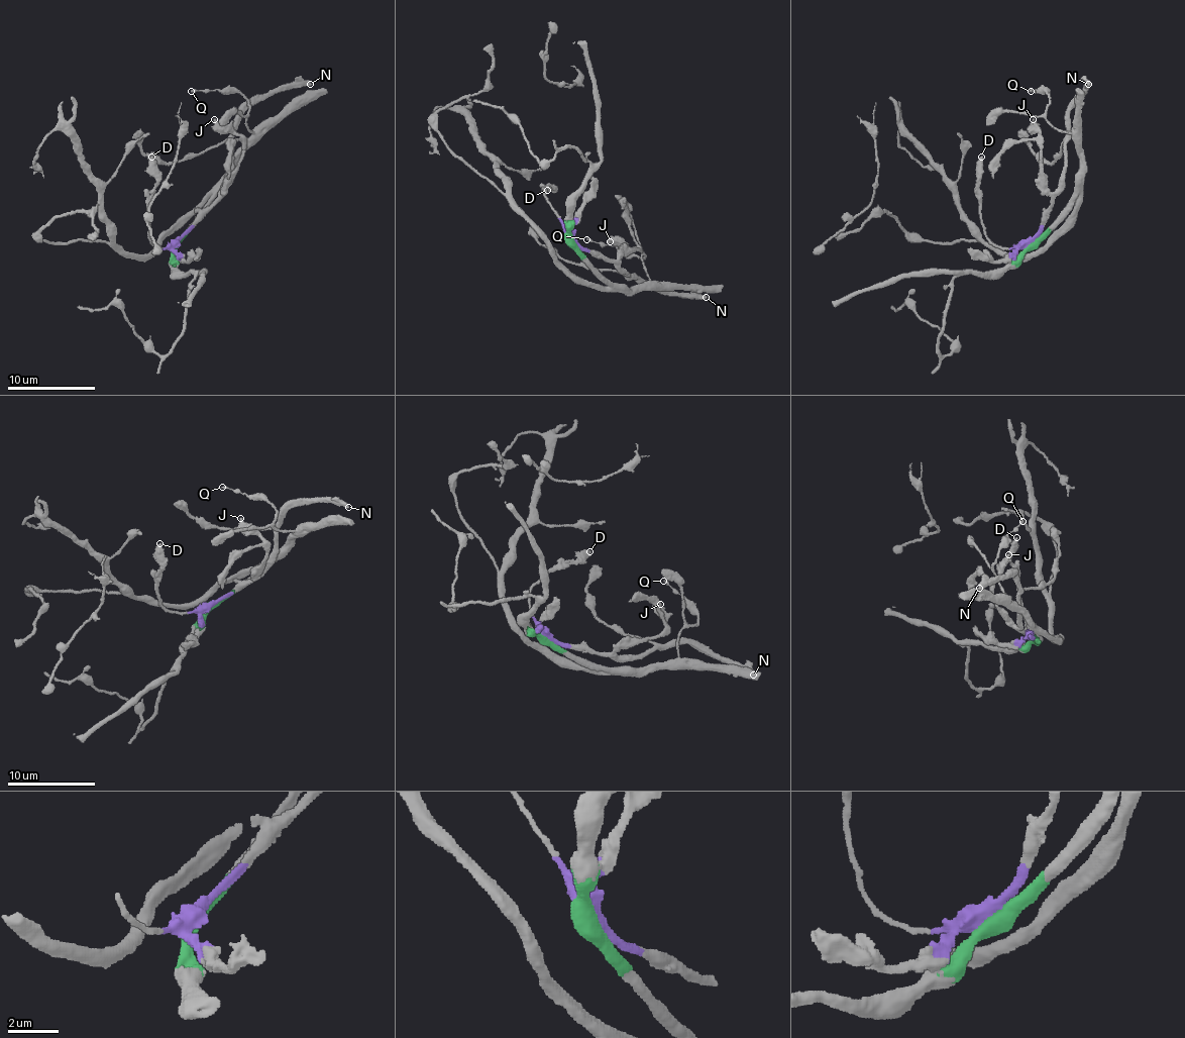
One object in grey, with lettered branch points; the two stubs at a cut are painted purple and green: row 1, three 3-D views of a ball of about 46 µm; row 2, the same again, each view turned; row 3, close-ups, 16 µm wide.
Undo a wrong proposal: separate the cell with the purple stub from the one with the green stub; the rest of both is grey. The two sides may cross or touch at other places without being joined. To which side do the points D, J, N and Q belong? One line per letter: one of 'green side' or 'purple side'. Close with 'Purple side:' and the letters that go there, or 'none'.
D: purple side
J: purple side
N: purple side
Q: green side
Purple side: D, J, N

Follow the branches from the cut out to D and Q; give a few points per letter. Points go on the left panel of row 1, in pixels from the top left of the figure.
D: (177, 243), (157, 247), (148, 234), (148, 193), (157, 184), (157, 167), (150, 156)
Q: (177, 243), (197, 219), (216, 189), (216, 182), (253, 133), (247, 127), (247, 101), (238, 92), (190, 92)

